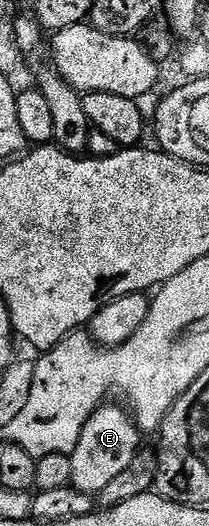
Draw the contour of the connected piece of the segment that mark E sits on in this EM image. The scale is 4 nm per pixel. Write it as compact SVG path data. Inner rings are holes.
M105 405L99 407L96 412L88 418L86 425L82 429L82 437L78 437L78 445L72 450L72 482L71 486L77 491L85 491L93 497L99 496L102 489L106 489L106 485L110 485L110 481L114 481L114 477L118 477L122 473L126 473L126 469L134 461L134 457L142 449L142 432L136 426L135 418L123 406Z

